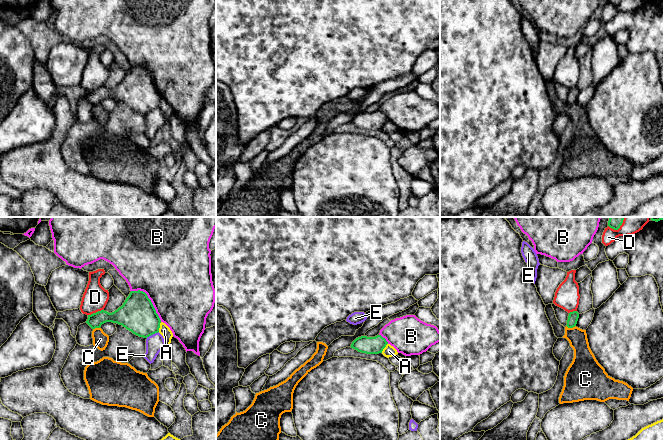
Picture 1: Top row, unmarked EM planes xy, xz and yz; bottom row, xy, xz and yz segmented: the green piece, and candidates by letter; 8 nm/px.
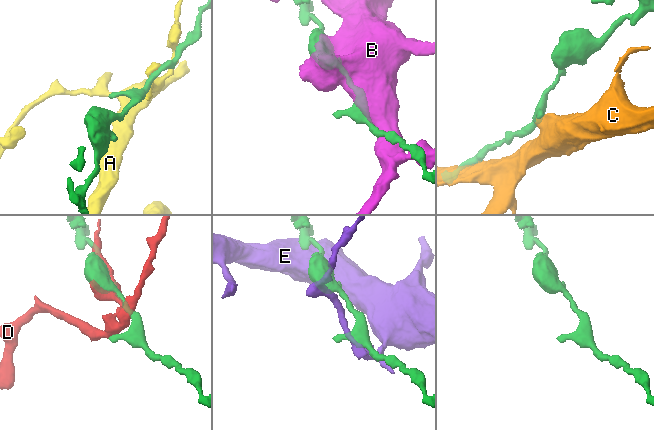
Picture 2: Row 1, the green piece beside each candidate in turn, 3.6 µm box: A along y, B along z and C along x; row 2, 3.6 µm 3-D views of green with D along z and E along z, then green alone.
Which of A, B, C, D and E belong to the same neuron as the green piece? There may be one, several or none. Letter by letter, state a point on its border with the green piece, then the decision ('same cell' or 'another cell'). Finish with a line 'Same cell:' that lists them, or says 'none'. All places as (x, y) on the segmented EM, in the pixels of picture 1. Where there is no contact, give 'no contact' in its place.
A: contact xy (159, 327); another cell
B: contact xy (150, 300); another cell
C: contact yz (571, 327); another cell
D: contact xy (96, 312); another cell
E: contact xy (152, 334); another cell
Same cell: none

